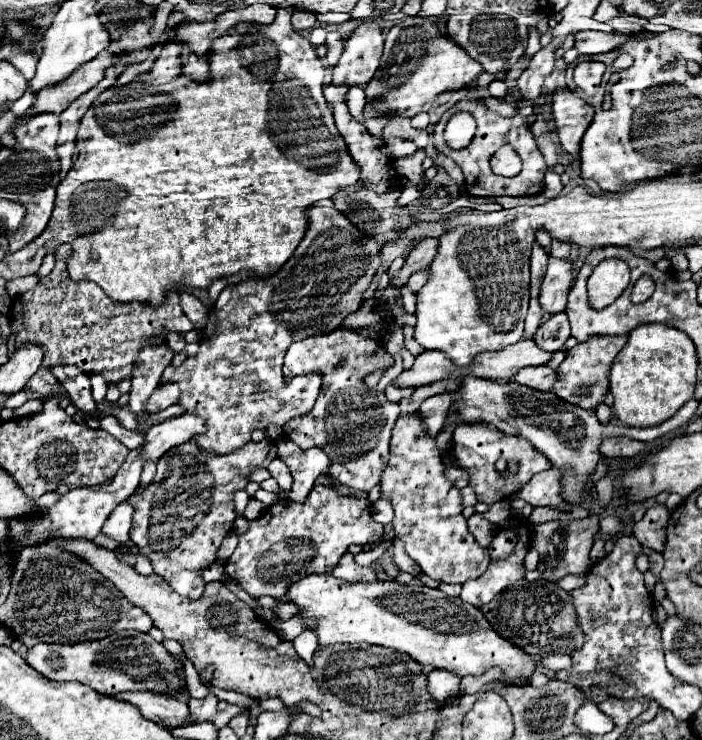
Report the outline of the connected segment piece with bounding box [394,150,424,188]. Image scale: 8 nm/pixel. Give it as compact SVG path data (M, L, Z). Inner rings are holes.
M418 150L414 156L410 158L402 158L402 160L396 160L394 166L398 172L402 172L416 188L420 188L424 184L424 168L422 168L422 150Z

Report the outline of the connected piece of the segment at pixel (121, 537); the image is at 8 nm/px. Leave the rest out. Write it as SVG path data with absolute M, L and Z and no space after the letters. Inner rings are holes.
M124 500L122 504L116 506L116 510L104 522L102 532L116 542L128 542L130 540L128 532L130 532L130 524L132 524L132 512L134 512L134 508L132 508L130 500Z

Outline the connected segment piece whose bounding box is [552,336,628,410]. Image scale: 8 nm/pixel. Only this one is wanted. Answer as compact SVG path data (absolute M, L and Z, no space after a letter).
M590 336L590 340L576 344L566 352L566 360L558 368L558 380L552 386L552 392L566 402L594 410L596 404L604 400L604 392L608 390L610 366L616 354L624 348L626 340L628 336Z

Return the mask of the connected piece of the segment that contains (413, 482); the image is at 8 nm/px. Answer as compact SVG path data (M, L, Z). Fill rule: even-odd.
M400 416L392 428L390 460L382 474L382 494L390 498L394 508L394 536L404 544L406 554L436 582L462 584L476 578L490 566L488 548L476 544L462 516L460 492L444 478L444 464L436 450L434 438L428 438L420 418Z

